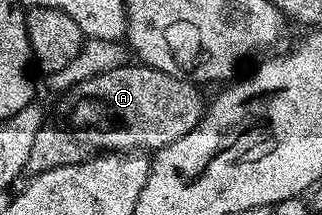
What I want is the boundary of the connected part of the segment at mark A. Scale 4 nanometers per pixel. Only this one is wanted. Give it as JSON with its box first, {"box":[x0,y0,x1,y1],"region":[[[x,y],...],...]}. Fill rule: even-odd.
{"box":[66,63,205,153],"region":[[[124,63],[121,67],[99,73],[74,85],[66,94],[67,121],[70,132],[76,138],[88,141],[92,150],[109,153],[133,153],[136,151],[158,151],[169,143],[177,143],[181,135],[189,135],[201,123],[205,112],[205,100],[198,84],[183,77],[174,77],[165,71],[157,71],[142,63]]]}

